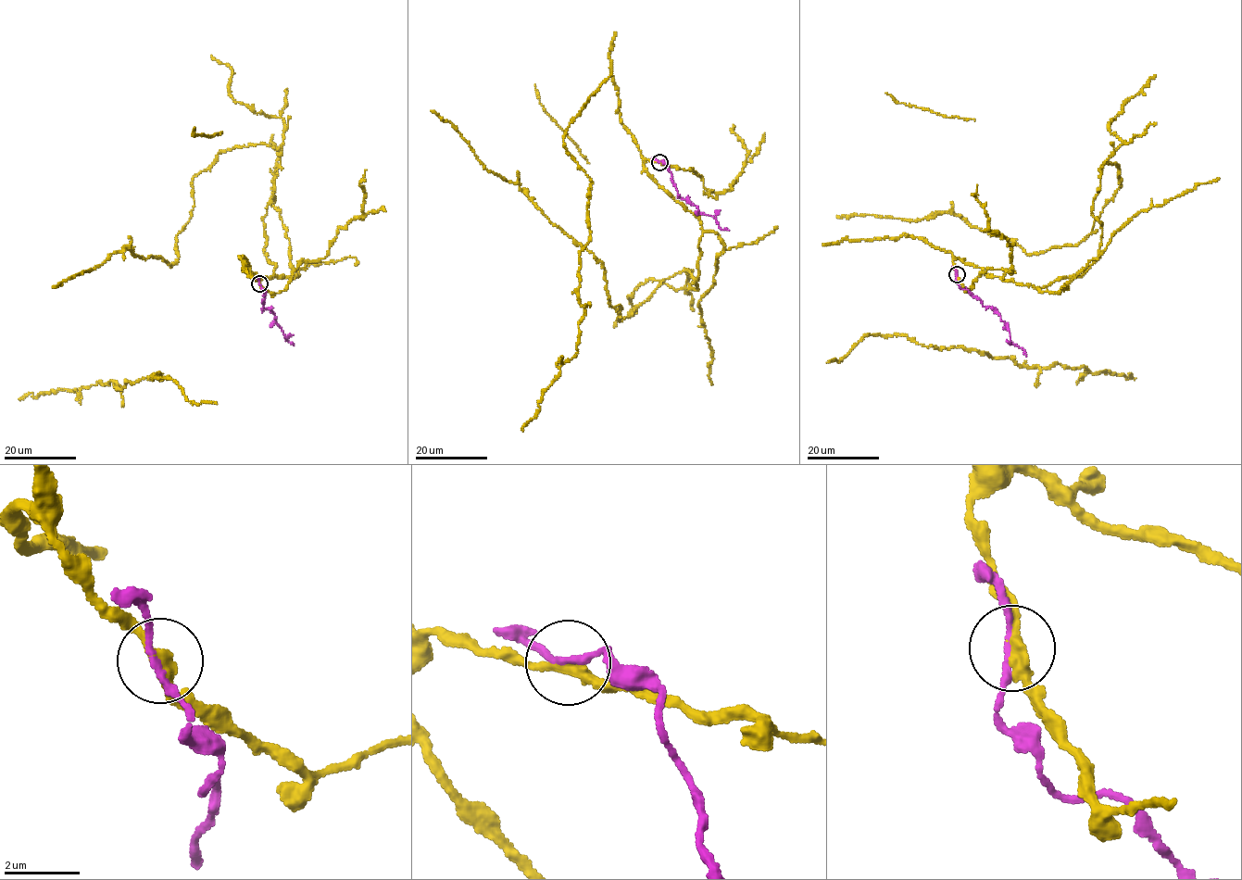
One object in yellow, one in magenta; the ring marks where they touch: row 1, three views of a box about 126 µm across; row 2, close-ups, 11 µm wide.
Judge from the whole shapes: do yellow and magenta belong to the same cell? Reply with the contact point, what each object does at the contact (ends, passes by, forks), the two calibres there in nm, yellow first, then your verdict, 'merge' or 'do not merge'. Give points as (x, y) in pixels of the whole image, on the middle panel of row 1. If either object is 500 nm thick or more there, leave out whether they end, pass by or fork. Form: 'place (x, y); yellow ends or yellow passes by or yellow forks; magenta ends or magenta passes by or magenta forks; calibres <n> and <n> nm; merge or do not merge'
place (659, 162); yellow passes by; magenta passes by; calibres 320 and 170 nm; do not merge

